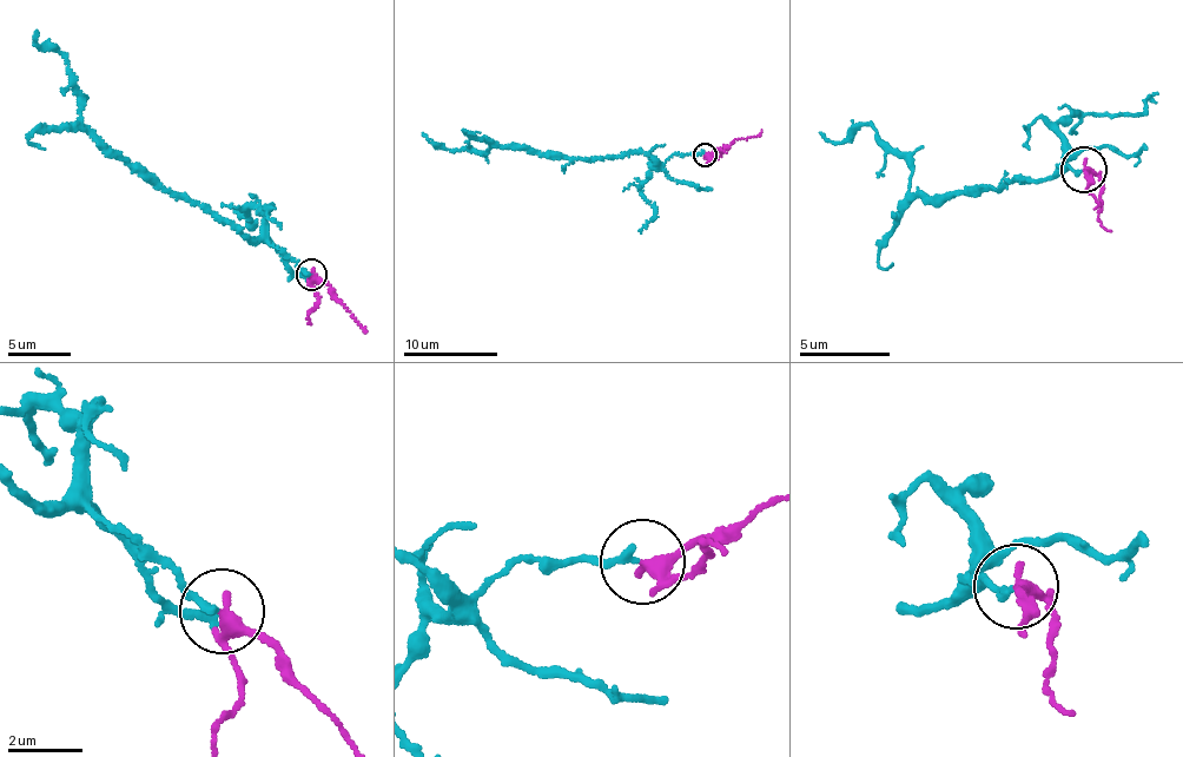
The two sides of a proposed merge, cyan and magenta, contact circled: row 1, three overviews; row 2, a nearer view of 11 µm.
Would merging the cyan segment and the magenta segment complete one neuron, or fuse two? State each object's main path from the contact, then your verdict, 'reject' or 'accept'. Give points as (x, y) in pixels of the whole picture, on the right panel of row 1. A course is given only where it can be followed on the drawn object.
cyan via (1082, 169), (1063, 160), (1030, 182), (938, 206), (911, 190), (911, 158), (872, 126), (850, 139), (817, 133) | magenta via (1082, 169), (1086, 189), (1098, 205), (1092, 209) | accept

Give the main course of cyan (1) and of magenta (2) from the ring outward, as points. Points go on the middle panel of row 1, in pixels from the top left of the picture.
1: (705, 153), (672, 155), (662, 163), (636, 152), (592, 159), (493, 146), (483, 155), (433, 145), (422, 132)
2: (705, 153), (758, 136), (761, 130)

